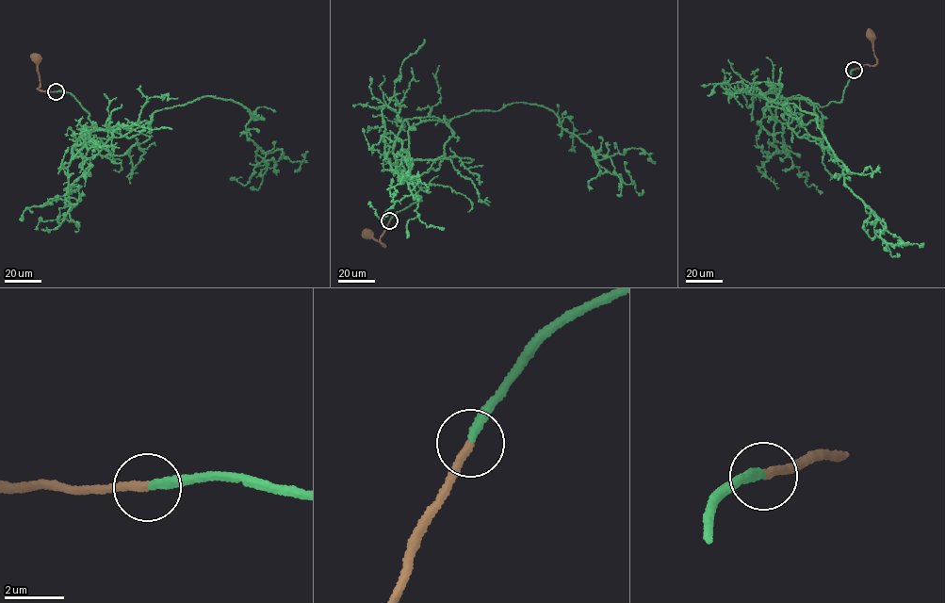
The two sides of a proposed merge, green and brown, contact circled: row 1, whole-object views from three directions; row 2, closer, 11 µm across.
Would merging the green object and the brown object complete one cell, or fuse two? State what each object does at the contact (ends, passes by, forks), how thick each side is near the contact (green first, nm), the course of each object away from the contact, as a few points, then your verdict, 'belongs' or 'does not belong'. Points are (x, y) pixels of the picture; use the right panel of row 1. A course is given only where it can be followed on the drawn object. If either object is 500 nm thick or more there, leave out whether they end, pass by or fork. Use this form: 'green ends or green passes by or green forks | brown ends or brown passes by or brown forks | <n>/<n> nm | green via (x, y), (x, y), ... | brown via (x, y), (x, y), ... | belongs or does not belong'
green ends | brown ends | 280/280 nm | green via (854, 70), (842, 100), (813, 103), (807, 124), (783, 108), (819, 117), (844, 185), (905, 245), (882, 245) | brown via (854, 70), (876, 64), (869, 34) | belongs

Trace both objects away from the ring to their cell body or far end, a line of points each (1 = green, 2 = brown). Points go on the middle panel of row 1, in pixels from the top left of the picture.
1: (389, 220), (421, 201), (415, 177), (439, 168), (454, 133), (444, 116), (543, 105), (631, 184), (625, 163)
2: (389, 220), (380, 241), (385, 246), (366, 233)

